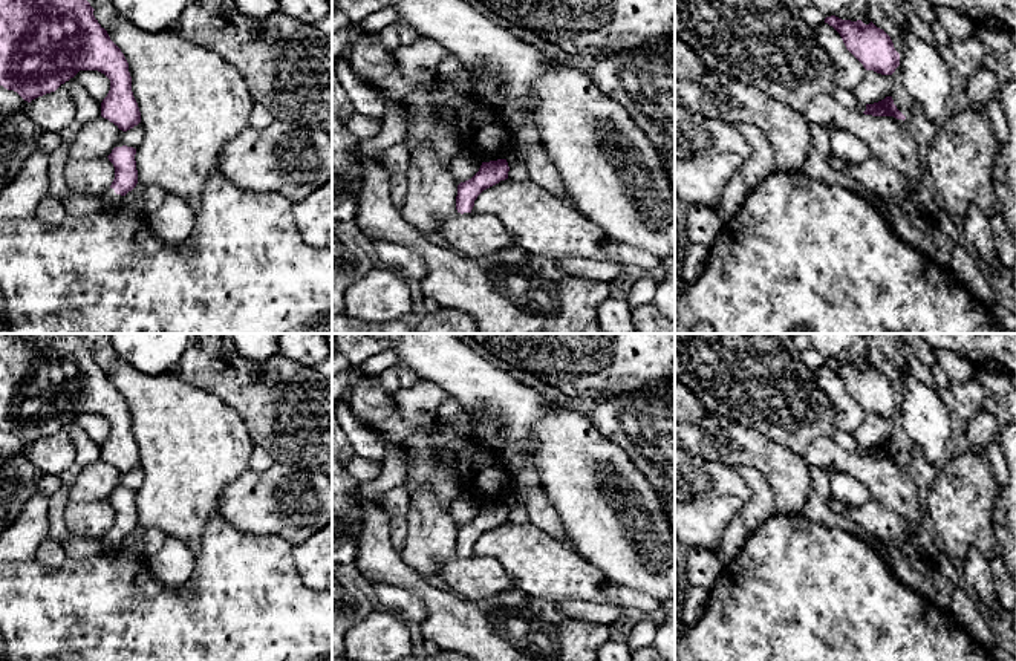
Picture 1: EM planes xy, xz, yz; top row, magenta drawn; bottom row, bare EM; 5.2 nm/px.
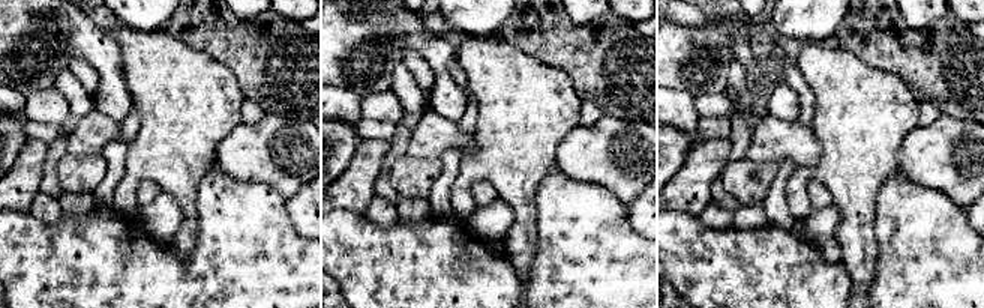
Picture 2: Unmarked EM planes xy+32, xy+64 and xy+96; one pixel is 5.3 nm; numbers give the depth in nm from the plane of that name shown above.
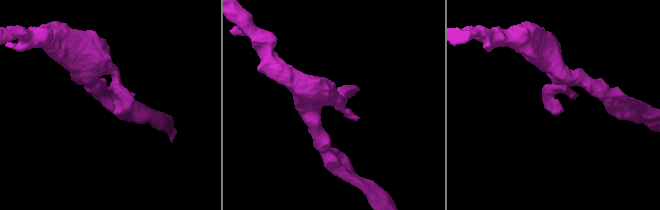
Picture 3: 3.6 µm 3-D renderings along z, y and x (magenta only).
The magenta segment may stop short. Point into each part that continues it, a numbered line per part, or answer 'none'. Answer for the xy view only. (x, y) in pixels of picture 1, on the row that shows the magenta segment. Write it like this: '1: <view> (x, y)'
1: xy (110, 199)

